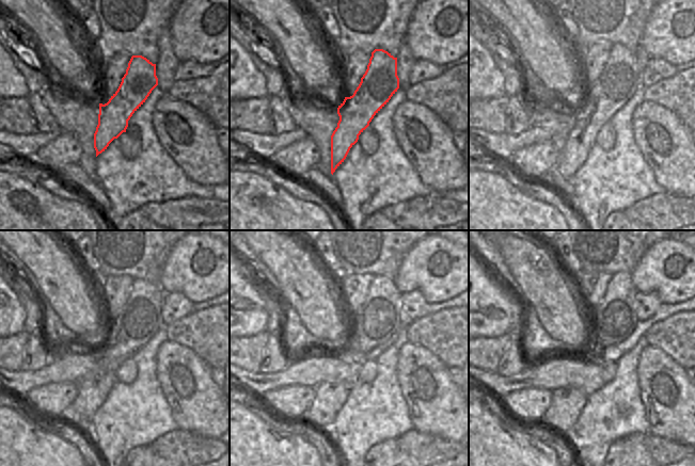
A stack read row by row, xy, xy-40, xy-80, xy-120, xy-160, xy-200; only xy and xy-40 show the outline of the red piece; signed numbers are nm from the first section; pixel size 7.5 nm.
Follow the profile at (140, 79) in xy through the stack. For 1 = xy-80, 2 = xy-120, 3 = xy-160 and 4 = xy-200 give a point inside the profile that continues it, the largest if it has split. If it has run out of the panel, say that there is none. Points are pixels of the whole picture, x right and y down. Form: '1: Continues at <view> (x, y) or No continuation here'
1: Continues at xy-80 (618, 81)
2: Continues at xy-120 (139, 320)
3: Continues at xy-160 (377, 320)
4: Continues at xy-200 (615, 318).

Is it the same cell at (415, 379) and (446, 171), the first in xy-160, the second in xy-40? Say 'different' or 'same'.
same

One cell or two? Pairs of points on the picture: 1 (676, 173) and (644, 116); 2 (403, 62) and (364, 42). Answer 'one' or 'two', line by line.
1: one
2: two

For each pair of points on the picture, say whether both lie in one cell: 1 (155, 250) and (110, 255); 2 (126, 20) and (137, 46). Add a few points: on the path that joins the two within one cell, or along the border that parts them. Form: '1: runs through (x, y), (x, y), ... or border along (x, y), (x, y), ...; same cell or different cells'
1: runs through (144, 250), (121, 250); same cell
2: runs through (132, 27), (137, 34), (137, 39); same cell

